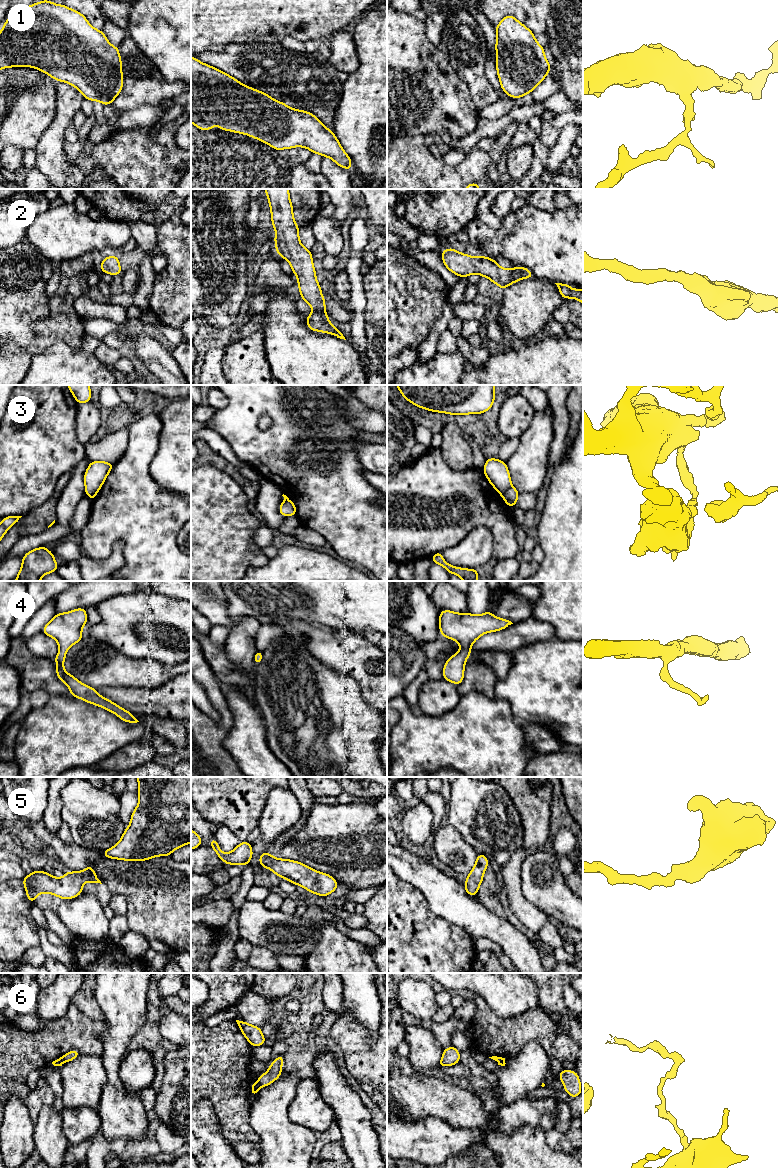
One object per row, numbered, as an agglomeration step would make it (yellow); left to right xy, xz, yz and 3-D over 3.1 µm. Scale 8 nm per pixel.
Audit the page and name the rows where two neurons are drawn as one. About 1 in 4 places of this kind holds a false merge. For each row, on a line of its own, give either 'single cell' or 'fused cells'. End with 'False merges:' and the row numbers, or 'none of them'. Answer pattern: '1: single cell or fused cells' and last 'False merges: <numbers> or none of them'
1: single cell
2: single cell
3: fused cells
4: single cell
5: single cell
6: fused cells
False merges: 3, 6

